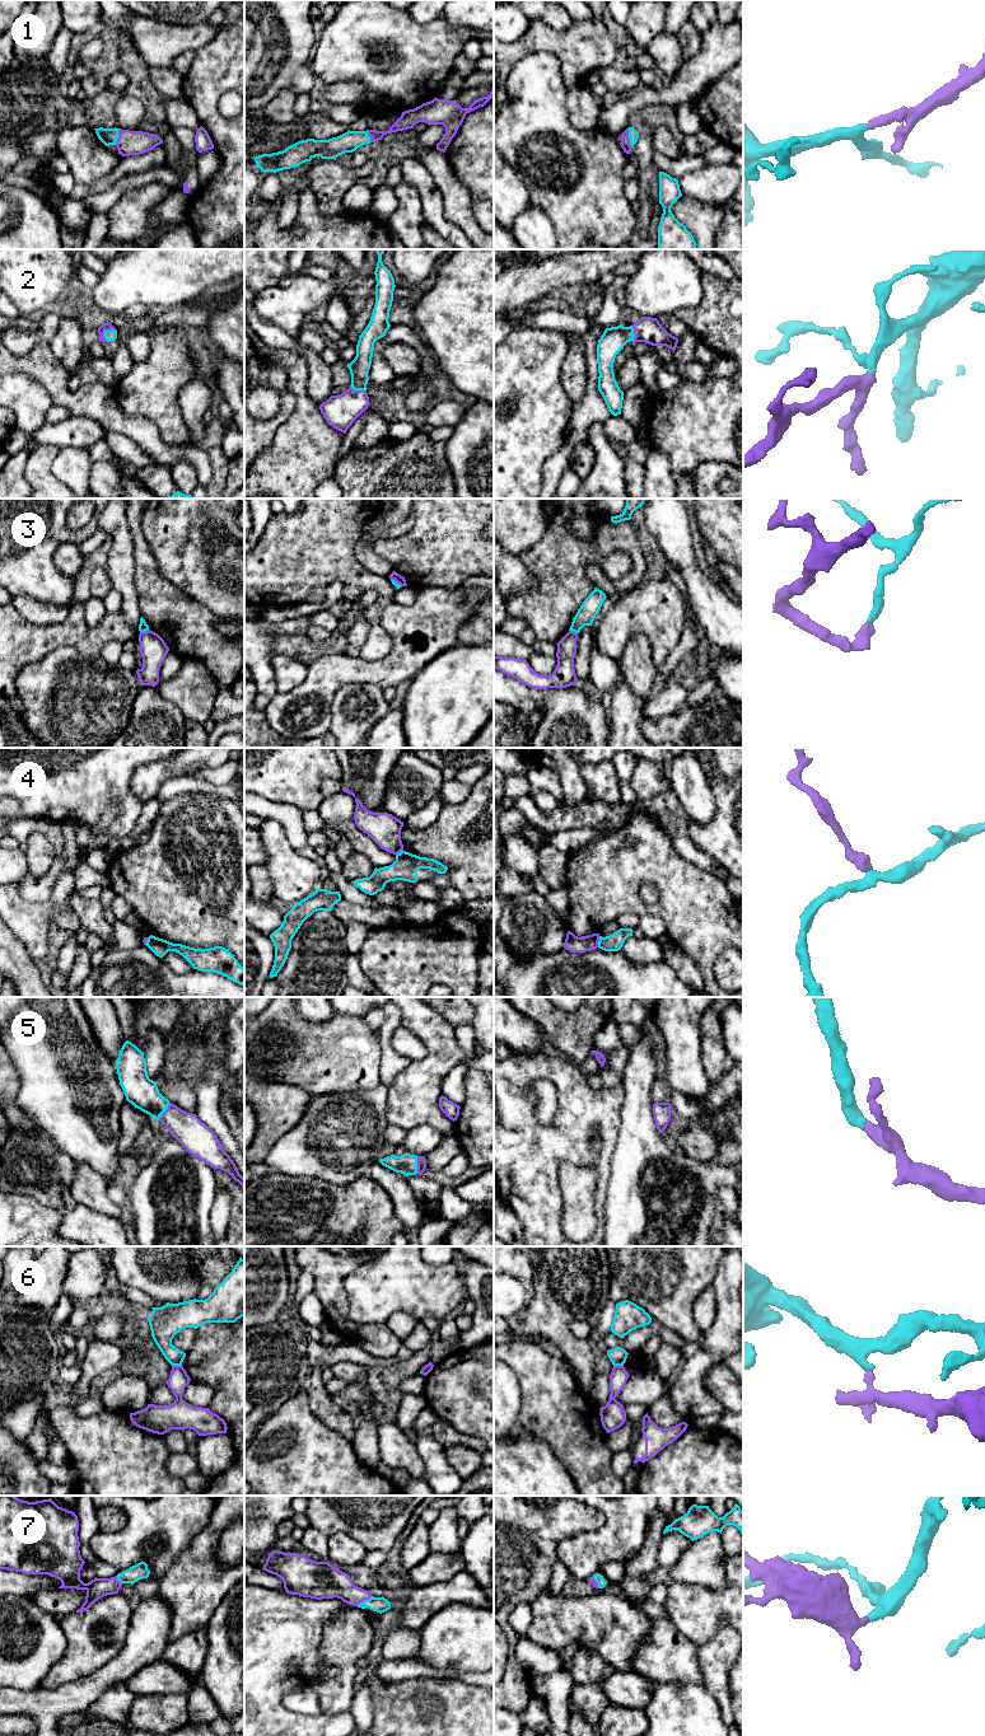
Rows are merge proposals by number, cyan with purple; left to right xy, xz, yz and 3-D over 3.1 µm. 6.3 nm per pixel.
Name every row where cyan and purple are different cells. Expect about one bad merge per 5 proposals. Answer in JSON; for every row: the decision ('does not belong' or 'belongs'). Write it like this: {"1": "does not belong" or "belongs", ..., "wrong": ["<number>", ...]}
{"1": "belongs", "2": "belongs", "3": "does not belong", "4": "does not belong", "5": "belongs", "6": "does not belong", "7": "belongs", "wrong": ["3", "4", "6"]}

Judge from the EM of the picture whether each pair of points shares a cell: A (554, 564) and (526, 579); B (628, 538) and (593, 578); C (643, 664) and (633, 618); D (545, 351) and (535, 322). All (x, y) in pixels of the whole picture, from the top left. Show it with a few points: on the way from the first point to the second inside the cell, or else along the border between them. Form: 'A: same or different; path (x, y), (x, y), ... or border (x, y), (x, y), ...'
A: different; border (519, 557), (536, 579), (536, 585), (513, 598)
B: same; path (636, 557), (636, 571), (622, 585), (612, 585)
C: different; border (649, 639), (635, 633), (620, 659)
D: different; border (527, 327), (554, 328), (561, 333)

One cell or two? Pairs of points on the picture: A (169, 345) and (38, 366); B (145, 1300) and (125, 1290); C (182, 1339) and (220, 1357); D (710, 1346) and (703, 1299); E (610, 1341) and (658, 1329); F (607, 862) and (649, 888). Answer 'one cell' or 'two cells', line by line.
A: two cells
B: one cell
C: two cells
D: two cells
E: one cell
F: two cells

